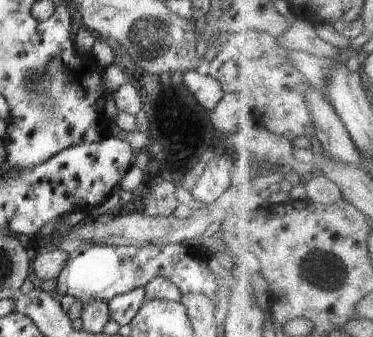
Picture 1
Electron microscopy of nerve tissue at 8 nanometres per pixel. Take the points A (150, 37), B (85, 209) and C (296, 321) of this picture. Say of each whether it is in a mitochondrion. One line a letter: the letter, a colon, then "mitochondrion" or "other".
A: mitochondrion
B: other
C: other

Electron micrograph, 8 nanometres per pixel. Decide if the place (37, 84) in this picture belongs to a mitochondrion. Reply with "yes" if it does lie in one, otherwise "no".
yes

